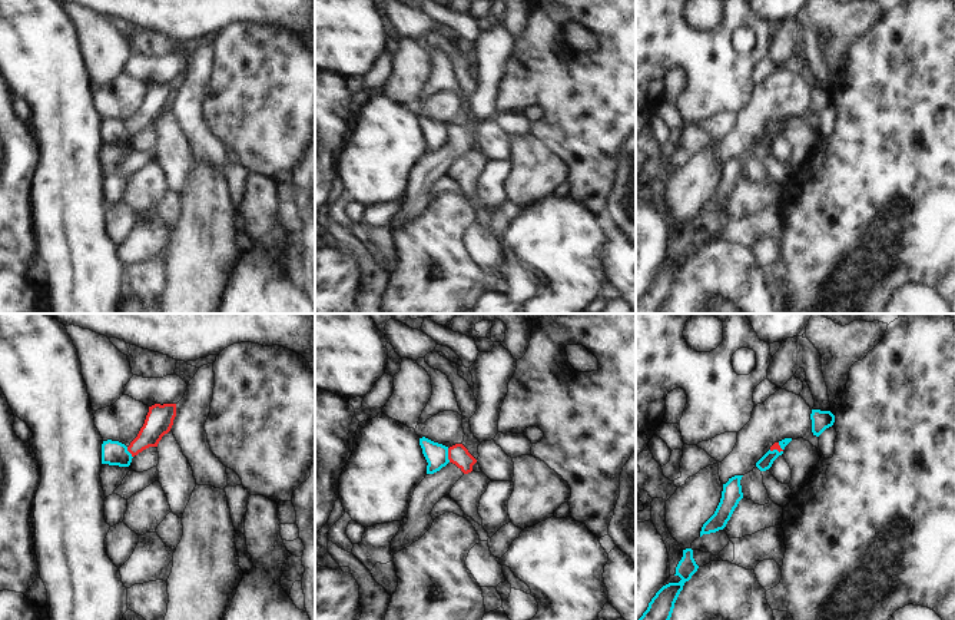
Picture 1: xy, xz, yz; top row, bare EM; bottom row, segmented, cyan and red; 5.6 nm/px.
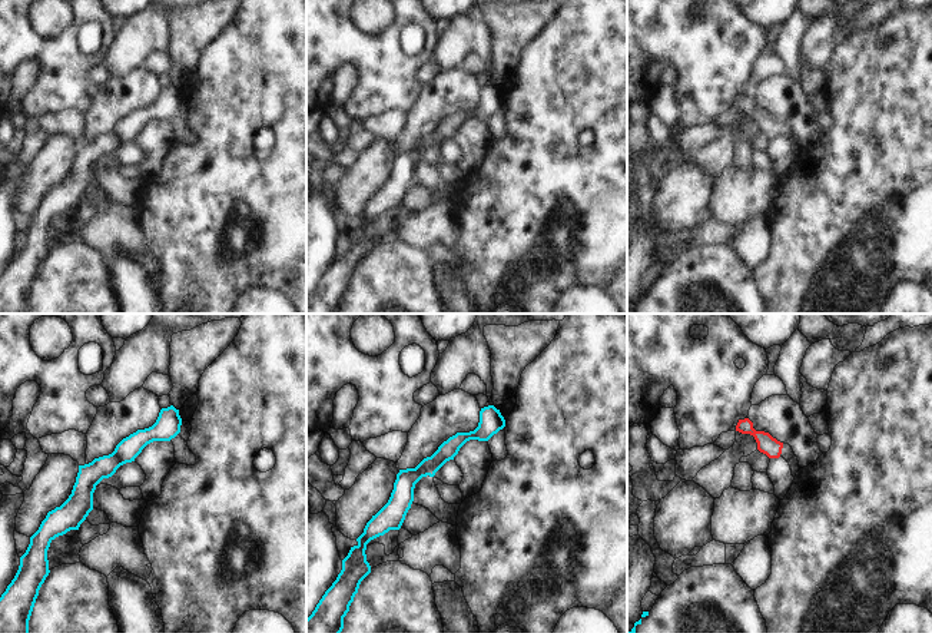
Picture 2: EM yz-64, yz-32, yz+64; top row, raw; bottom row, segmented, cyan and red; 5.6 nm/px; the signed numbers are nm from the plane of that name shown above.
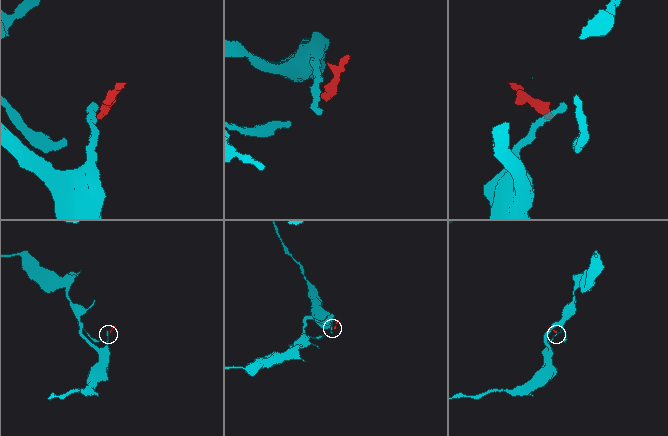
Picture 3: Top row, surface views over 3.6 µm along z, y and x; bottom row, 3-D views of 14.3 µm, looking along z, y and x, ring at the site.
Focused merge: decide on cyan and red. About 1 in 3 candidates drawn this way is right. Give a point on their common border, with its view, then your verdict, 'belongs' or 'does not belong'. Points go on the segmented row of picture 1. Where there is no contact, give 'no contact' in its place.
meets cyan in xz at (447, 456); does not belong

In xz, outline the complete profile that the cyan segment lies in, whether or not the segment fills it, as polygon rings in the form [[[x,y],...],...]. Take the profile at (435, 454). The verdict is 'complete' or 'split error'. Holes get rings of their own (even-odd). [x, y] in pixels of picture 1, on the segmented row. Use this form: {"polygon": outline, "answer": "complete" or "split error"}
{"polygon": [[[425,437],[420,438],[420,445],[428,462],[427,474],[434,474],[450,462],[448,447],[434,442]]], "answer": "complete"}

